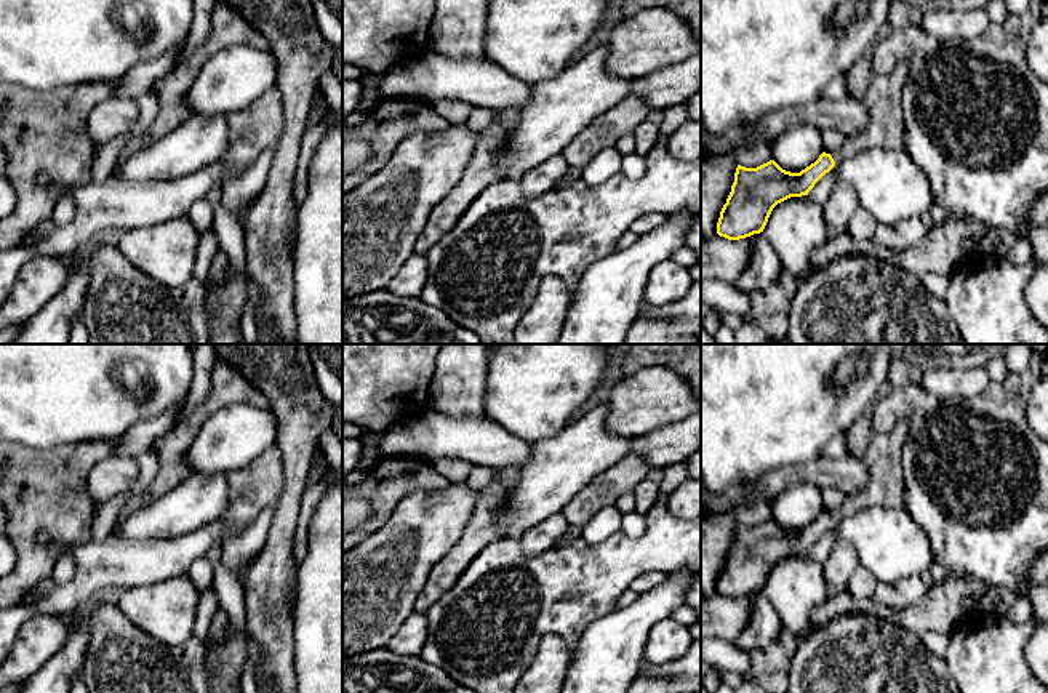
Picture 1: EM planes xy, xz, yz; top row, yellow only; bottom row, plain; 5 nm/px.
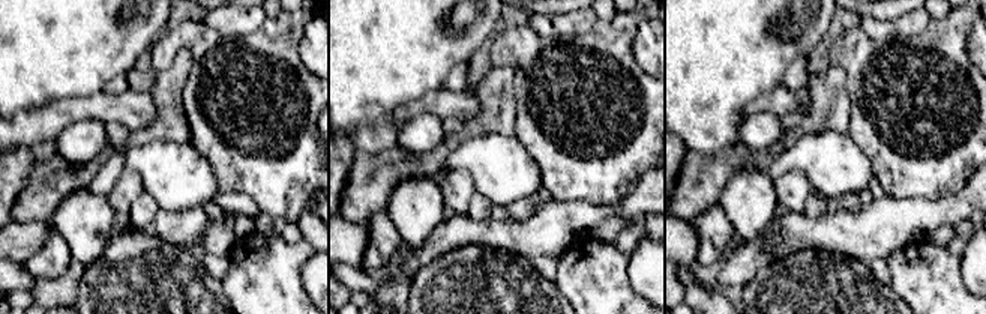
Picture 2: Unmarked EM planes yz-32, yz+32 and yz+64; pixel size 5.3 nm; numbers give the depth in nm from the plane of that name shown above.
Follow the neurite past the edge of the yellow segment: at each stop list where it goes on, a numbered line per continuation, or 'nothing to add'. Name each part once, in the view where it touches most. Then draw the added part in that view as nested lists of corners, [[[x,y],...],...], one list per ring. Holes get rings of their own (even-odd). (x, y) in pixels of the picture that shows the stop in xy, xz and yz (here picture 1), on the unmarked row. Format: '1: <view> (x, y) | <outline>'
1: yz (885, 487) | [[[901,419],[890,432],[875,432],[861,458],[869,471],[864,490],[845,498],[832,512],[835,522],[874,506],[906,509],[901,455],[909,435],[909,423]]]

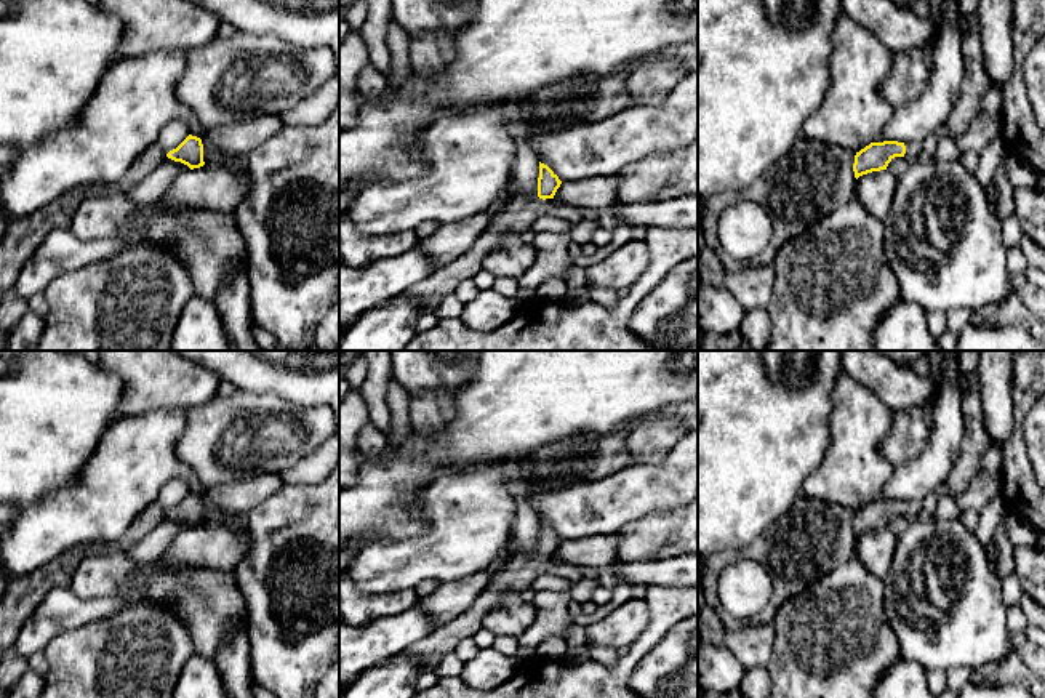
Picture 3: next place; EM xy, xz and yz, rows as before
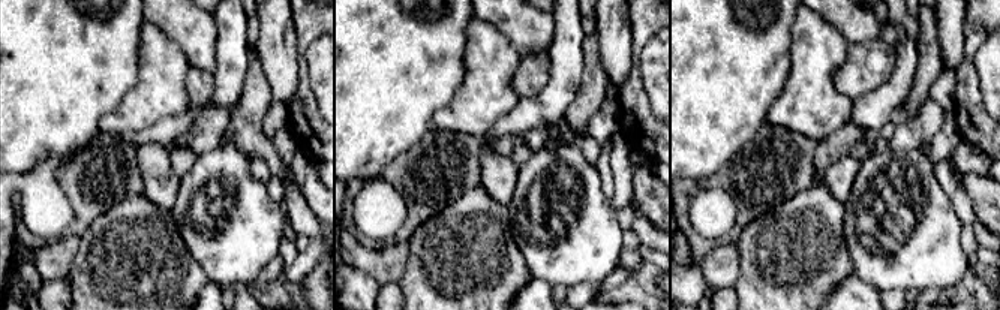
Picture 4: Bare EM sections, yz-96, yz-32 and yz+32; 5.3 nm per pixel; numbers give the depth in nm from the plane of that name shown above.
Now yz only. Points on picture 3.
1: yz (914, 508) | [[[907,499],[907,501],[904,501],[904,504],[906,504],[906,512],[904,512],[904,515],[911,520],[911,522],[914,522],[914,520],[917,520],[919,519],[919,514],[920,514],[920,511],[922,511],[922,501],[915,501],[915,499]]]

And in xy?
nothing to add

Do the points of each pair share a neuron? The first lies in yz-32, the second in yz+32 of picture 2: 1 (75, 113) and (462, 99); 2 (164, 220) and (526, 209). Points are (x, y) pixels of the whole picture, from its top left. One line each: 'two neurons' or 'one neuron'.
1: one neuron
2: one neuron

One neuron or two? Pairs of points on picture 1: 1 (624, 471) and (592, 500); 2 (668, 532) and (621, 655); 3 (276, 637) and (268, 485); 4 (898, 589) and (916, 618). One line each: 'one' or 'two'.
1: one
2: two
3: two
4: two

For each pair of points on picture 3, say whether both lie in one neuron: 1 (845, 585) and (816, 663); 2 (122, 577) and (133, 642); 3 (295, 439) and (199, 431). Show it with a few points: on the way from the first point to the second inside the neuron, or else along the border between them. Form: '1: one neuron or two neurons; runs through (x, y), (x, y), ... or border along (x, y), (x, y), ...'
1: one neuron; runs through (845, 604), (831, 644)
2: two neurons; border along (165, 604), (133, 601), (125, 605)
3: one neuron; runs through (271, 434), (223, 434)

